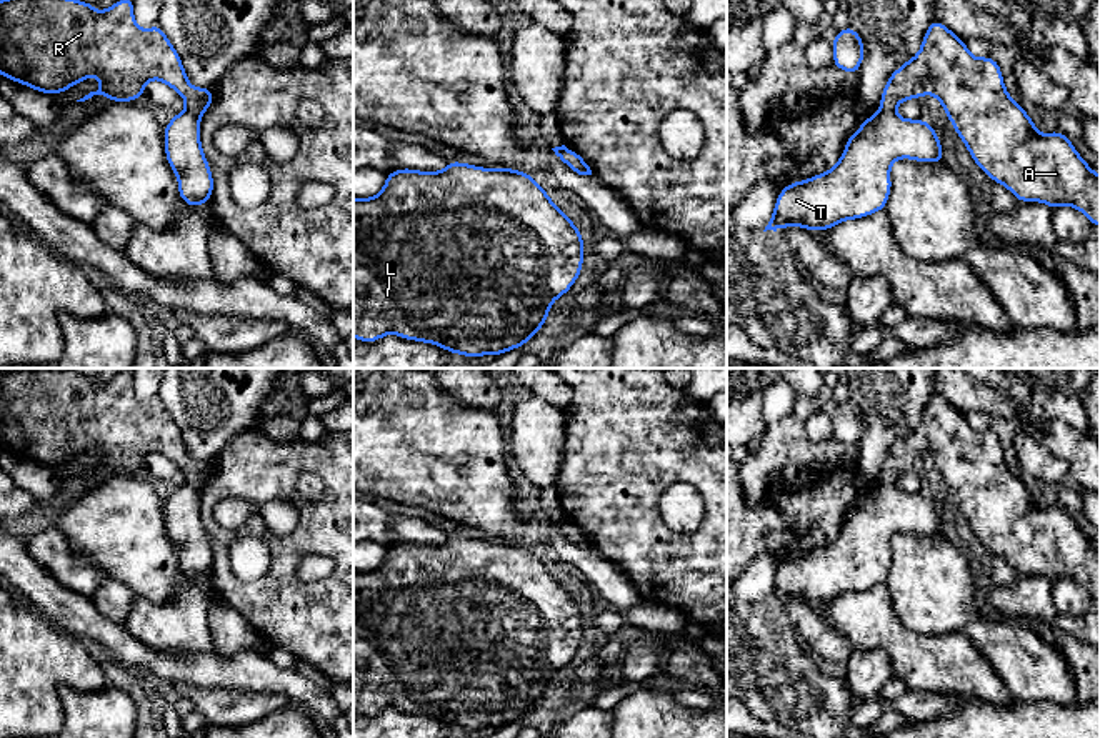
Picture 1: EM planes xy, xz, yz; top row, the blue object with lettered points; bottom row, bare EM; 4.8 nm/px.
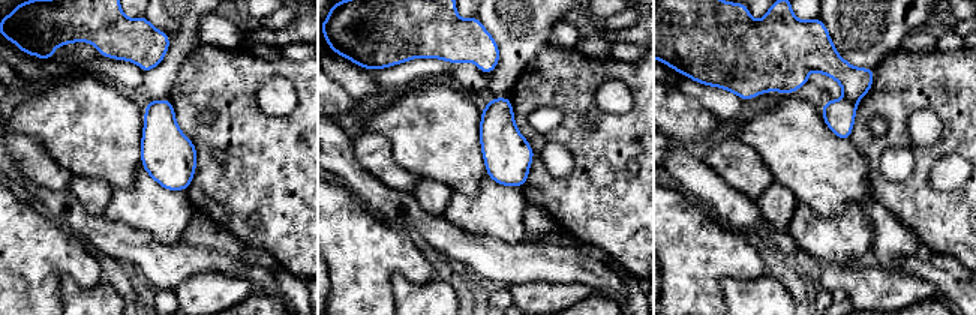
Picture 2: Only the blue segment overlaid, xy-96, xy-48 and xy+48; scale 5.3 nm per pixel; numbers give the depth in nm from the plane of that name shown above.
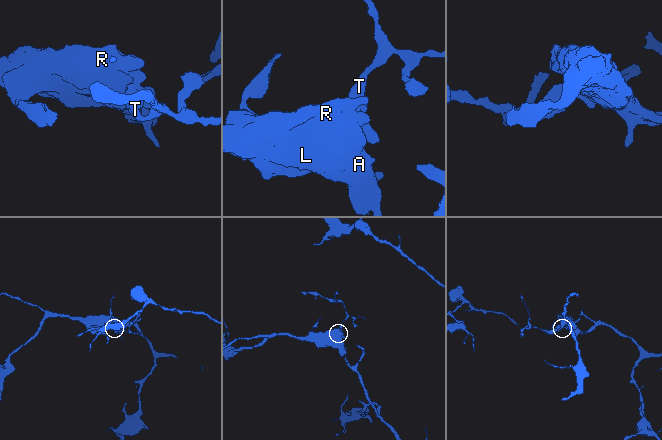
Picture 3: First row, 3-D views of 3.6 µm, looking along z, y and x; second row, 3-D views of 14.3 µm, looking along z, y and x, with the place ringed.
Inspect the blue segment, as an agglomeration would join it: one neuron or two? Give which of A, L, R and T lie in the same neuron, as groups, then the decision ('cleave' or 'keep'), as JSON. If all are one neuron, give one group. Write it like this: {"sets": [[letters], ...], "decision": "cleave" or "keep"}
{"sets": [["A", "L", "R"], ["T"]], "decision": "cleave"}

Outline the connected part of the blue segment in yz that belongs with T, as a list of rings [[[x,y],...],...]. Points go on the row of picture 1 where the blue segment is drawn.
[[[873,113],[847,138],[845,152],[827,173],[790,183],[780,192],[763,232],[783,227],[828,230],[885,210],[892,190],[890,168],[898,158],[943,163],[933,127],[922,118]]]

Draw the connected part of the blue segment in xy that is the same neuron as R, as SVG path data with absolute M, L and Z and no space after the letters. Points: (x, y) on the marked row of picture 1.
M0 0L0 75L50 95L98 77L102 87L77 102L93 95L133 102L143 97L145 83L157 78L178 92L198 118L213 100L212 88L188 83L182 60L158 23L150 30L135 23L133 0L118 0L103 12L80 0Z

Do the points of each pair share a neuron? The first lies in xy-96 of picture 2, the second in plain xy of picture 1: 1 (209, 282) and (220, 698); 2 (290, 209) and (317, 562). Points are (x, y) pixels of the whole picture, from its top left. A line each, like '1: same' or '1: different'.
1: same
2: different

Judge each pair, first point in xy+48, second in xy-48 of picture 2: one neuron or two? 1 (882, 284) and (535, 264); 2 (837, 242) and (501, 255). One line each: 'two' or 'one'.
1: two
2: two

